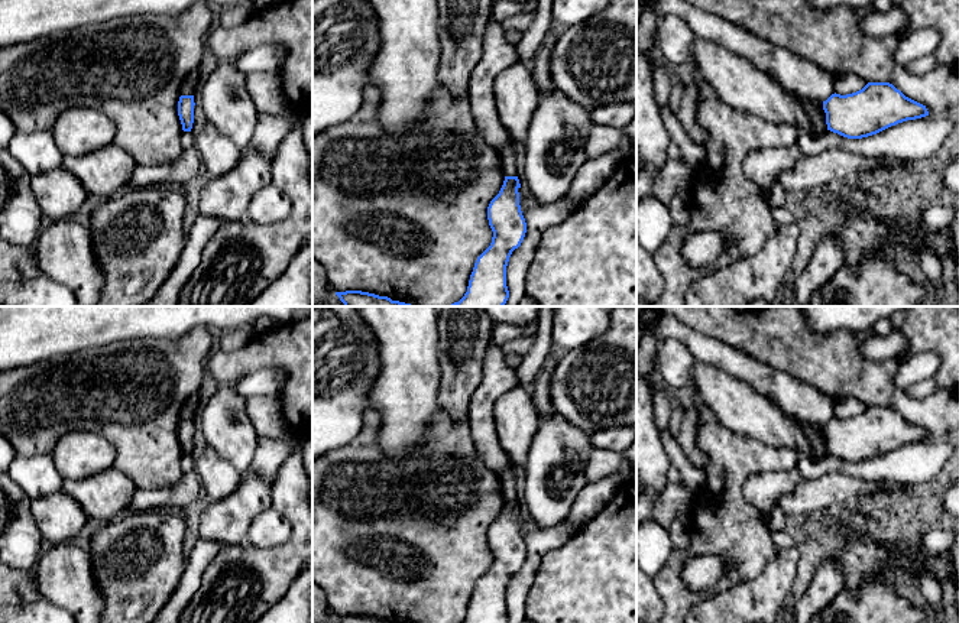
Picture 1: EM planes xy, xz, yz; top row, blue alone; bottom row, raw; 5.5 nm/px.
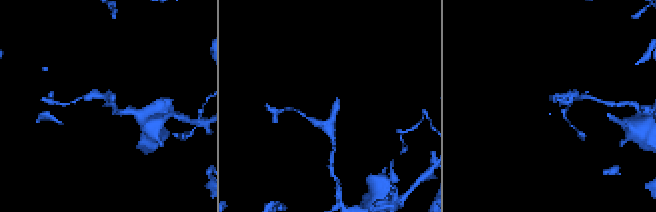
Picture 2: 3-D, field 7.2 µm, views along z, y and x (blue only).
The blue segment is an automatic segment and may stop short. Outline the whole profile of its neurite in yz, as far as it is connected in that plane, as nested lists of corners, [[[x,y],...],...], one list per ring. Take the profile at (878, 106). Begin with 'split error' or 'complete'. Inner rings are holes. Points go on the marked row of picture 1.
complete; [[[868,82],[862,90],[823,101],[827,130],[848,139],[877,134],[907,120],[929,116],[926,106],[905,97],[890,82]]]

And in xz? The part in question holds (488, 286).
complete; [[[505,176],[499,194],[487,207],[487,220],[493,231],[490,246],[477,257],[470,275],[467,292],[450,306],[503,306],[509,298],[506,266],[527,233],[519,205],[518,176]]]

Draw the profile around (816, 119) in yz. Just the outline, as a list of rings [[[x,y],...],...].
[[[798,100],[803,110],[806,111],[809,121],[814,130],[814,133],[822,134],[827,132],[826,119],[822,111],[810,101]]]

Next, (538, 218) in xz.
[[[518,188],[518,192],[521,211],[527,223],[527,233],[521,246],[512,252],[506,266],[509,298],[503,306],[518,306],[527,296],[527,273],[542,233],[553,225],[561,224],[574,210],[570,201],[561,199],[554,204],[540,205],[525,198],[521,188]]]

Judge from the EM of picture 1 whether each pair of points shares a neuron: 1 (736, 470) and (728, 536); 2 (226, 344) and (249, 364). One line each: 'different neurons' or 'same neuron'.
1: same neuron
2: different neurons

